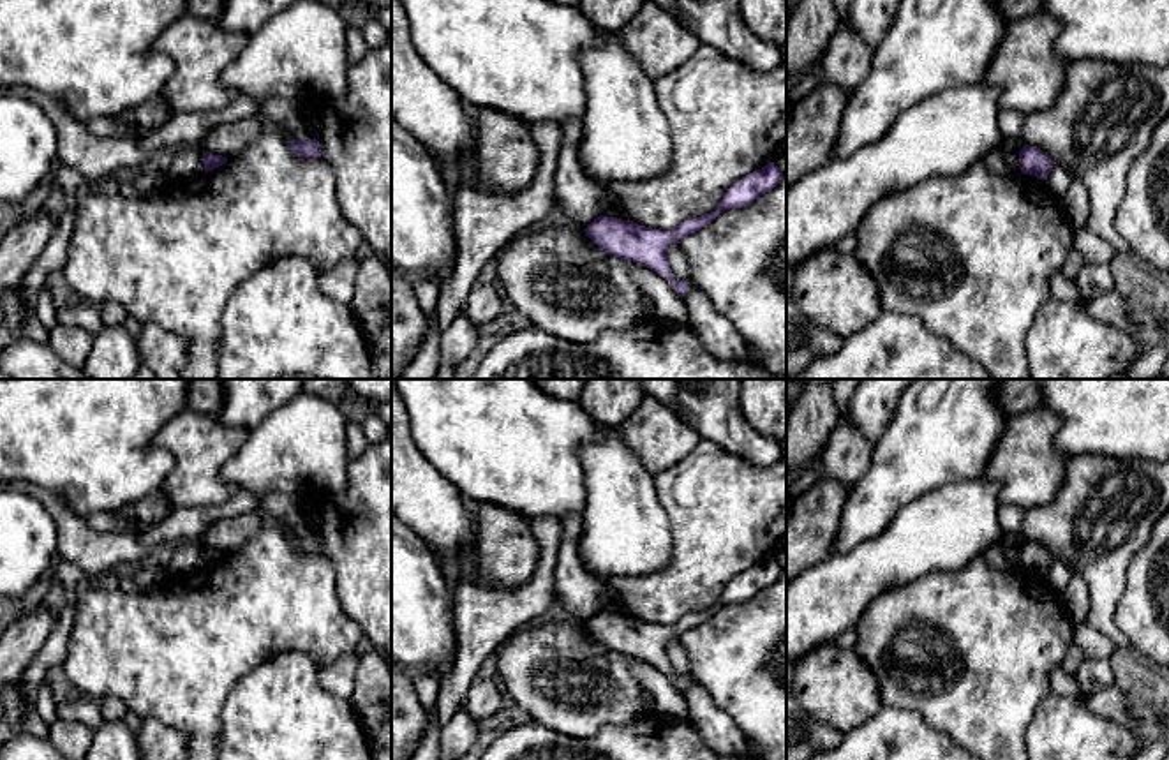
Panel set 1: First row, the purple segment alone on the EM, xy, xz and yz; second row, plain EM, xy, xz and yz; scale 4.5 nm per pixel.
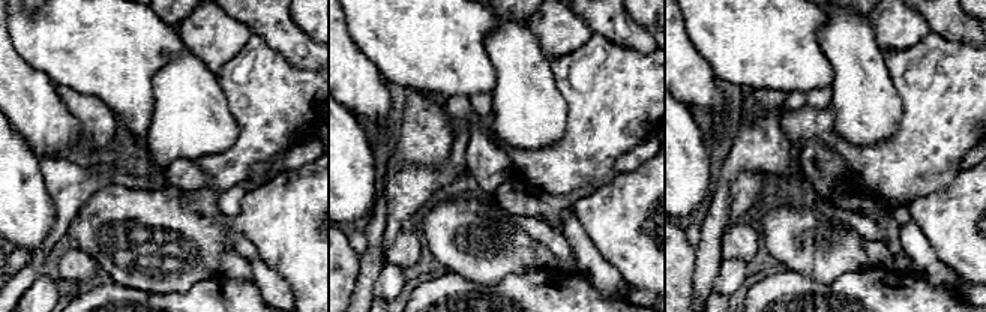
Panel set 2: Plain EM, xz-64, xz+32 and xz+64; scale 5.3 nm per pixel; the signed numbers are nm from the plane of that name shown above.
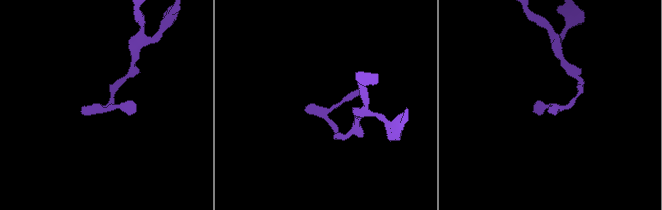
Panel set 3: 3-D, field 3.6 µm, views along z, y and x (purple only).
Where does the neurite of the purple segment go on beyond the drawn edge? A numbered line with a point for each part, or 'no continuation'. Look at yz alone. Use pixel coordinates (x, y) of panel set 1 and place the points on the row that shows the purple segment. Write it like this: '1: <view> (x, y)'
no continuation

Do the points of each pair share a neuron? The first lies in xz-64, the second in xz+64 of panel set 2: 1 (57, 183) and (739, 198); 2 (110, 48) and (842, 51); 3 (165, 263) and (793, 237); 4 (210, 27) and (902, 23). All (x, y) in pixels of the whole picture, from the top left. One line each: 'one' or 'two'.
1: one
2: two
3: one
4: one

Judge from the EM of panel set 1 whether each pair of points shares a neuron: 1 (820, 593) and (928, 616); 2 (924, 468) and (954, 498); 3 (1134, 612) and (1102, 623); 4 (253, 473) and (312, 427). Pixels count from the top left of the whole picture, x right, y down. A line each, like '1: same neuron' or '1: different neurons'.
1: different neurons
2: different neurons
3: different neurons
4: same neuron

